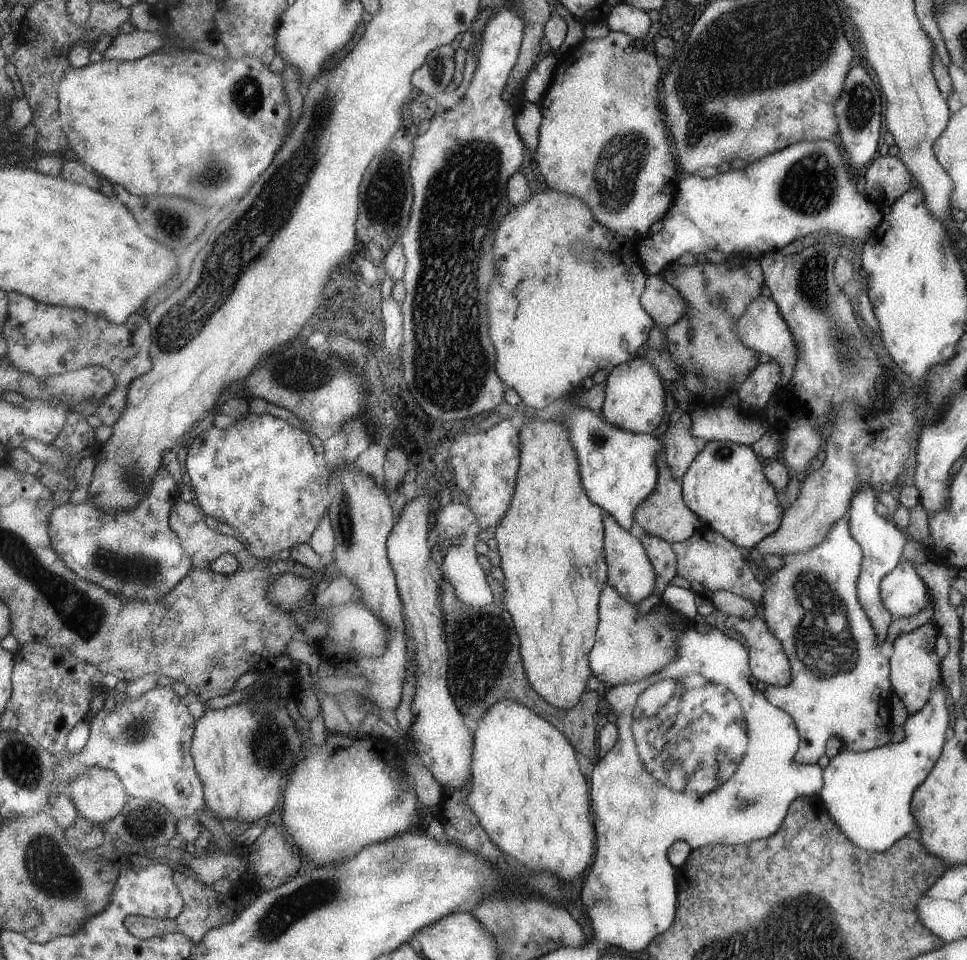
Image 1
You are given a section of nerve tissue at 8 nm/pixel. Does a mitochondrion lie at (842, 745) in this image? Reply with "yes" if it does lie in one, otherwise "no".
no

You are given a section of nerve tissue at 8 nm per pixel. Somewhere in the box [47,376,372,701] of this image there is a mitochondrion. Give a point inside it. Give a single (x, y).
(142, 572)

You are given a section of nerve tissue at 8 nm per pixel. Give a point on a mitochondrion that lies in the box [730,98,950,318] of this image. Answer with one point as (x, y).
(807, 188)

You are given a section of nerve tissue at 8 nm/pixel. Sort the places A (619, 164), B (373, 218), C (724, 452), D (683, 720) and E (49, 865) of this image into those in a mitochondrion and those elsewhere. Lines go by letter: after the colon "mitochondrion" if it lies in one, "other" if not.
A: mitochondrion
B: other
C: mitochondrion
D: mitochondrion
E: mitochondrion

